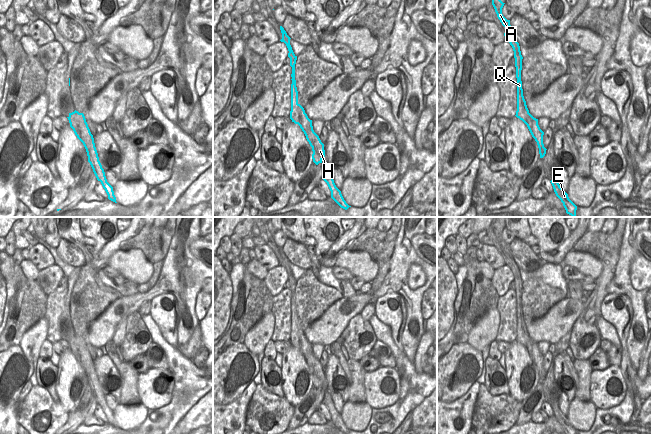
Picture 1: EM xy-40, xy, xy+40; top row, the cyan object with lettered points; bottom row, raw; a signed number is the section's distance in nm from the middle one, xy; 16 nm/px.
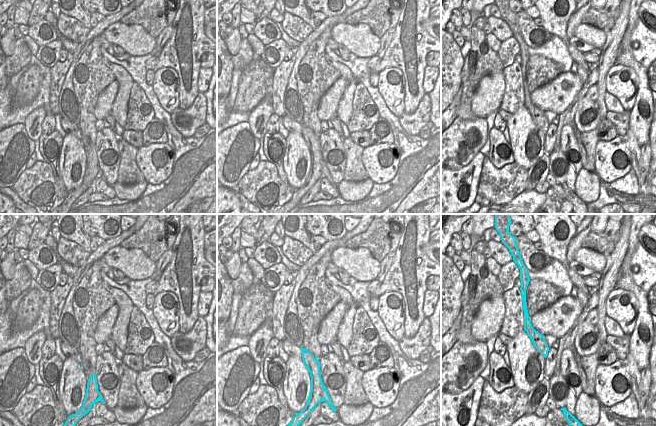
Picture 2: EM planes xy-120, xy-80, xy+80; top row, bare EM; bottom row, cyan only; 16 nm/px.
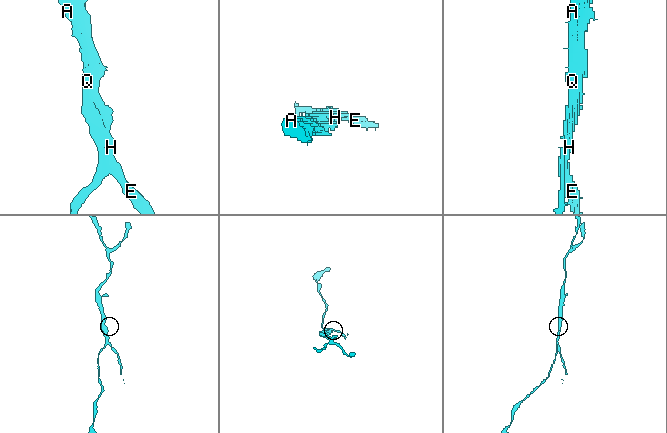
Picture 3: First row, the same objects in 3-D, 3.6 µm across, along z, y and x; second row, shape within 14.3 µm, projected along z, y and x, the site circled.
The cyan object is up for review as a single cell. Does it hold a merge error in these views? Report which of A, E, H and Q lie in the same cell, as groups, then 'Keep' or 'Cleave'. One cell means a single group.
Groups: A E H / Q. Cleave.

